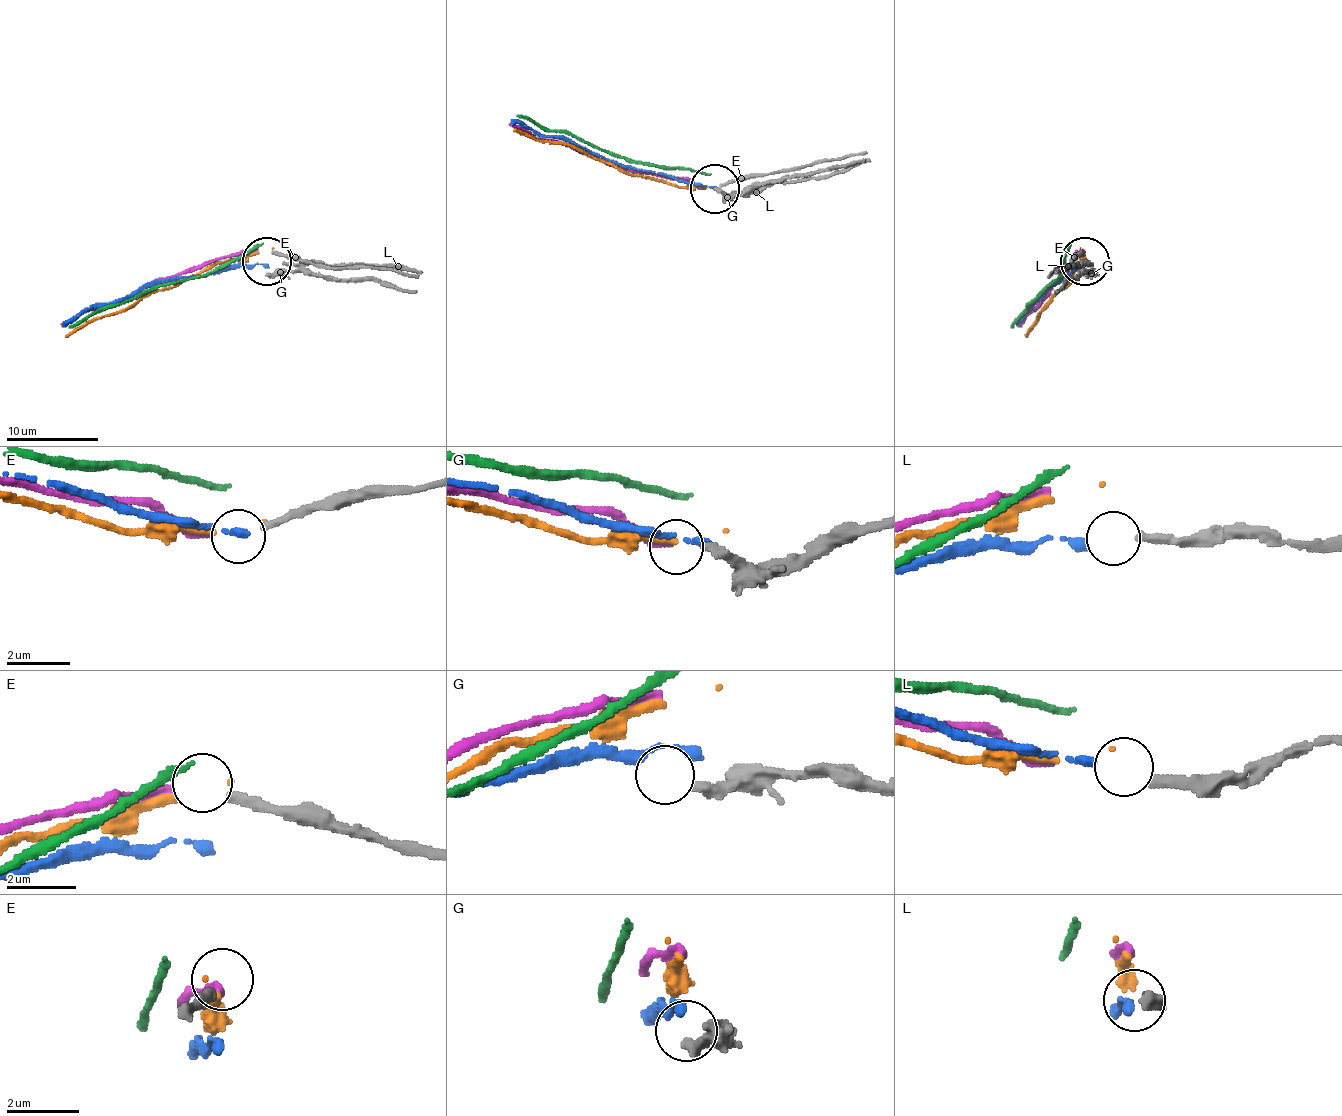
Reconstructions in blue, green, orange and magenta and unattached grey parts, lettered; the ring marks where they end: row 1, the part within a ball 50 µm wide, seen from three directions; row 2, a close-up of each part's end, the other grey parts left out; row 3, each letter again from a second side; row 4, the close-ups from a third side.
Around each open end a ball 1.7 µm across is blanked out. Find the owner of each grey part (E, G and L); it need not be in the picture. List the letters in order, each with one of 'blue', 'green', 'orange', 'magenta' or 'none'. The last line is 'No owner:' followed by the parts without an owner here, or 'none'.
E: magenta
G: none
L: blue
No owner: G

